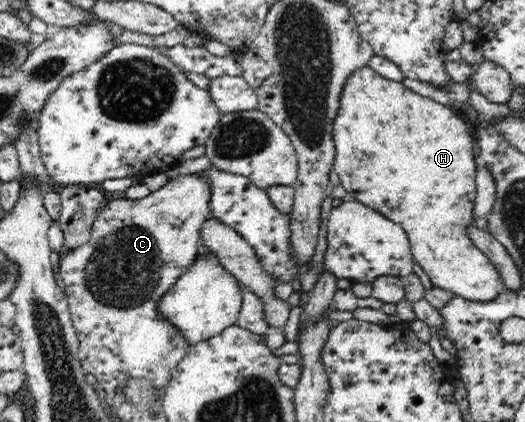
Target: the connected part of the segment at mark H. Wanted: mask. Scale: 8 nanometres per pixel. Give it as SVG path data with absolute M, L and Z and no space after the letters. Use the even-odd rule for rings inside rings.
M363 65L359 69L355 69L349 77L346 78L341 97L339 97L339 109L337 109L336 119L332 125L333 142L336 148L334 156L334 165L332 166L337 175L339 175L340 185L347 191L348 199L359 201L367 207L373 208L381 215L389 218L393 223L400 225L407 234L410 241L410 250L414 261L423 268L425 274L430 277L432 285L436 285L445 291L450 291L454 295L470 299L471 301L491 301L506 288L501 274L490 263L486 255L473 246L473 242L469 240L469 236L465 234L467 227L474 223L473 204L476 199L476 168L475 155L473 154L473 137L471 137L469 129L465 121L461 119L458 111L437 103L432 99L423 97L413 90L405 87L403 82L396 82L382 75L379 75L373 68Z

